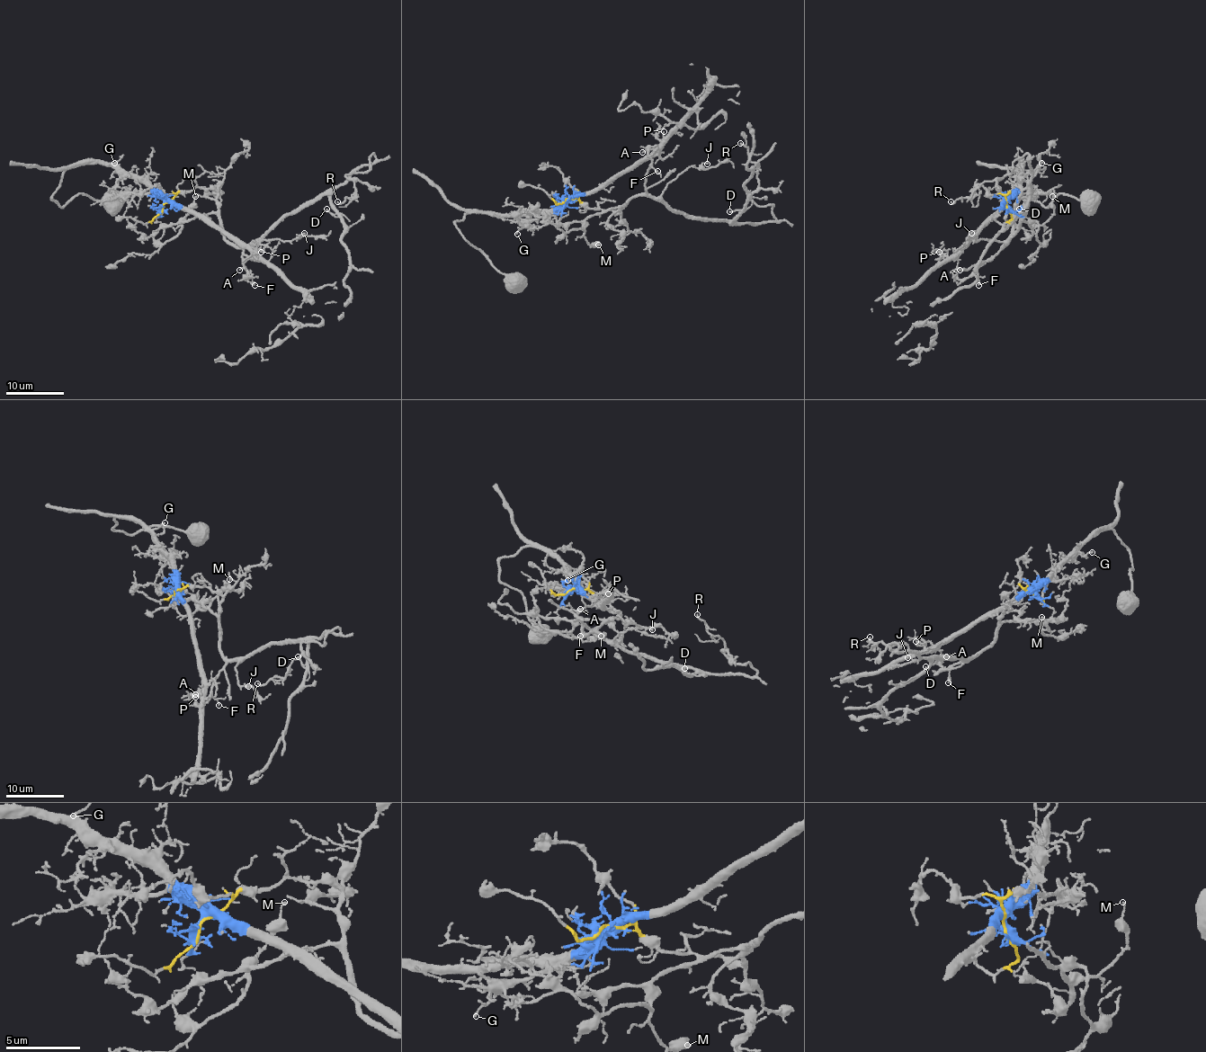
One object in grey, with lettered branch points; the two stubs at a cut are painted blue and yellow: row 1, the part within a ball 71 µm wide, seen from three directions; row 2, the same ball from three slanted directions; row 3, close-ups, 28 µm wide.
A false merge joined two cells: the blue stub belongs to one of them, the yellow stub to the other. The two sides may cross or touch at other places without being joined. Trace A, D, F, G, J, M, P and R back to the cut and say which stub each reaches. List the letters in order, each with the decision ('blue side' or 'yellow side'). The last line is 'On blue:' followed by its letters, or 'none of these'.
A: blue side
D: yellow side
F: yellow side
G: blue side
J: yellow side
M: yellow side
P: blue side
R: yellow side
On blue: A, G, P

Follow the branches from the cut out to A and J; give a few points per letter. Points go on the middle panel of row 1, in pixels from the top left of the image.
A: (566, 199), (597, 191), (635, 167), (656, 150), (642, 153)
J: (566, 199), (577, 198), (589, 208), (620, 213), (629, 199), (639, 195), (658, 198), (687, 167), (707, 163)

